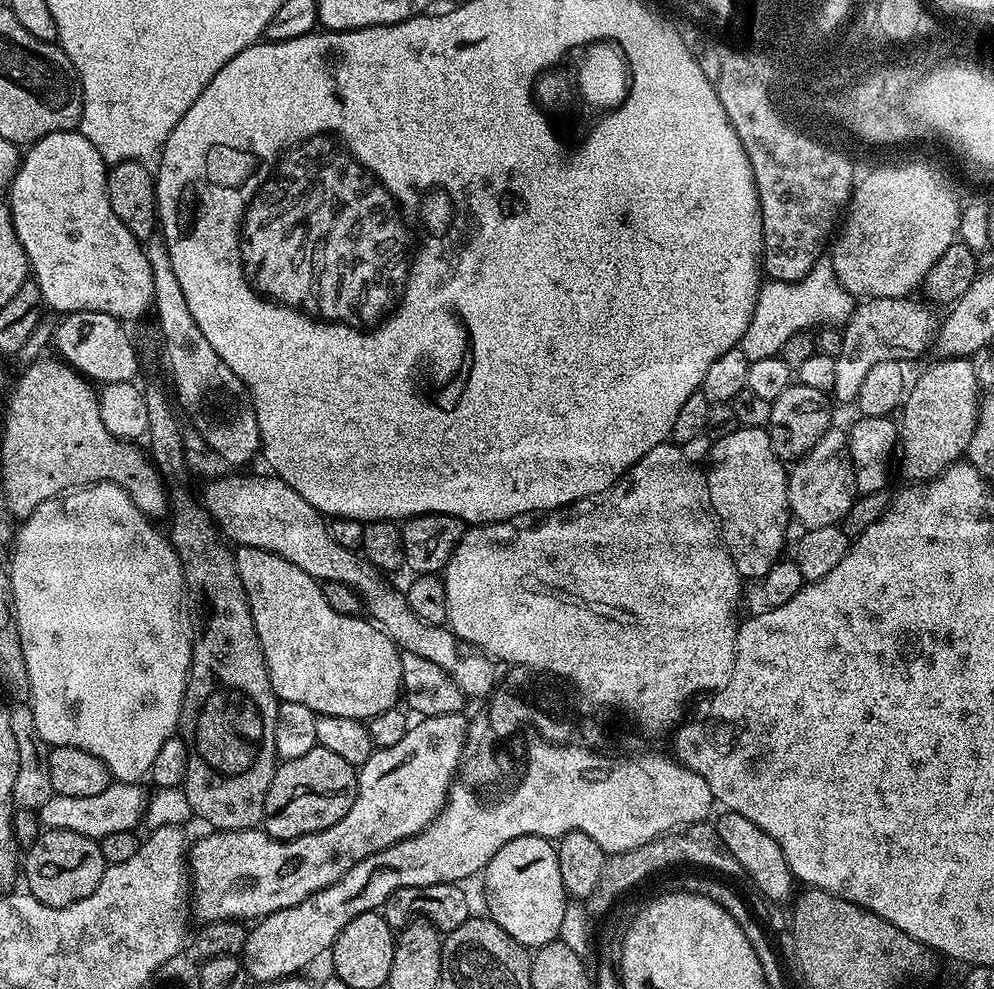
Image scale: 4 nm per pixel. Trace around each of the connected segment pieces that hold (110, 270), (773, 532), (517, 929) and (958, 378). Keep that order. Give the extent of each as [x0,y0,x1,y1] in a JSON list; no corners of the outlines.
[[10,130,156,322],[706,427,790,582],[482,836,566,950],[898,358,978,482]]

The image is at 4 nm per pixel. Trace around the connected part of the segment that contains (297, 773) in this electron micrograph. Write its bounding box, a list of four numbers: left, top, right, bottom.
[263,746,357,840]

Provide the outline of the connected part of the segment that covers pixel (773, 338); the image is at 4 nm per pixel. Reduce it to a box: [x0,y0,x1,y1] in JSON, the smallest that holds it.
[738,256,855,363]

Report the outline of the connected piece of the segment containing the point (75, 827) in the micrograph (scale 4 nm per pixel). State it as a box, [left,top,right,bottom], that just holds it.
[39,782,149,842]

